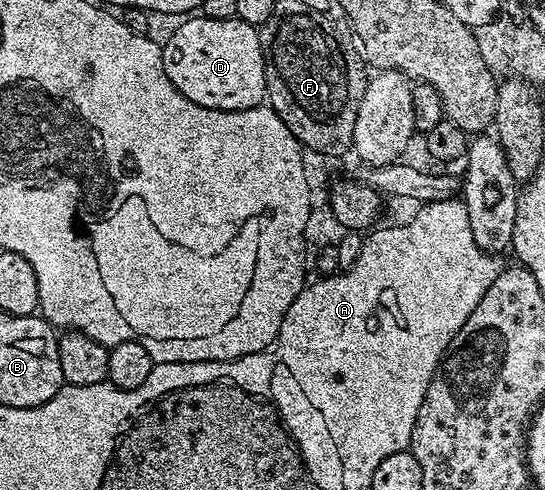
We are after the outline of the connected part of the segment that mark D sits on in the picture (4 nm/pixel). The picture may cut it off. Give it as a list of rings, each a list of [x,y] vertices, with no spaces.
[[[194,16],[186,19],[162,45],[162,66],[172,87],[176,87],[180,95],[192,99],[192,103],[209,109],[255,109],[257,105],[263,104],[266,96],[266,64],[258,42],[259,30],[237,19],[221,21]]]

